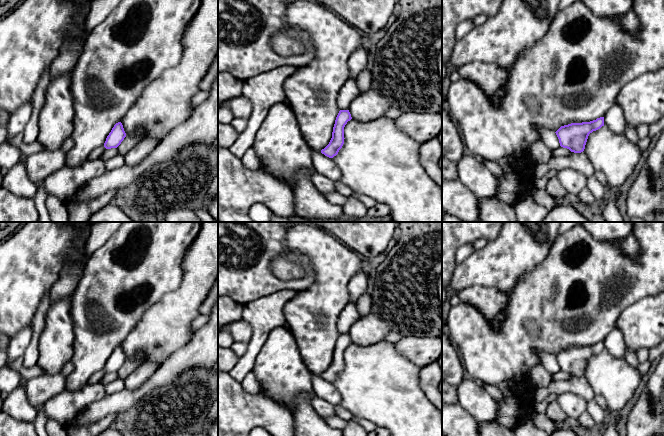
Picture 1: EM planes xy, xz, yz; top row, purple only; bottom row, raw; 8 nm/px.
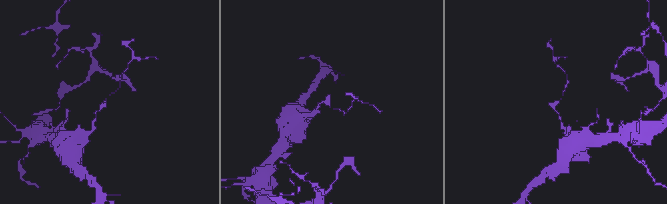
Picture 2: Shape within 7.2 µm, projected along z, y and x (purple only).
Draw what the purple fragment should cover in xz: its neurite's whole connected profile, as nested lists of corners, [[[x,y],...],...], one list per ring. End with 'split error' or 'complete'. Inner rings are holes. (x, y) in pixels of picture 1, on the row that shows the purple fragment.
[[[340,110],[333,127],[332,138],[329,144],[321,150],[321,153],[329,158],[333,158],[344,144],[344,127],[352,119],[349,110]]]; complete

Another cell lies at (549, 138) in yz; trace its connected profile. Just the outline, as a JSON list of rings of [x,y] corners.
[[[536,127],[541,134],[541,141],[551,150],[560,147],[559,139],[554,131],[546,128]]]

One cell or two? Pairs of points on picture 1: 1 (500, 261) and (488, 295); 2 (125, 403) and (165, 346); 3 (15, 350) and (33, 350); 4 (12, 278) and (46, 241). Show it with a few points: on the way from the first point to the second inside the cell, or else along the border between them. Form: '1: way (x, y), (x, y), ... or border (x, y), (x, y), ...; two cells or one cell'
1: border (467, 287), (474, 285), (493, 286), (507, 294); two cells
2: border (181, 348), (174, 351), (162, 363); two cells
3: border (31, 327), (30, 342), (21, 356); two cells
4: way (21, 269), (38, 250); one cell

